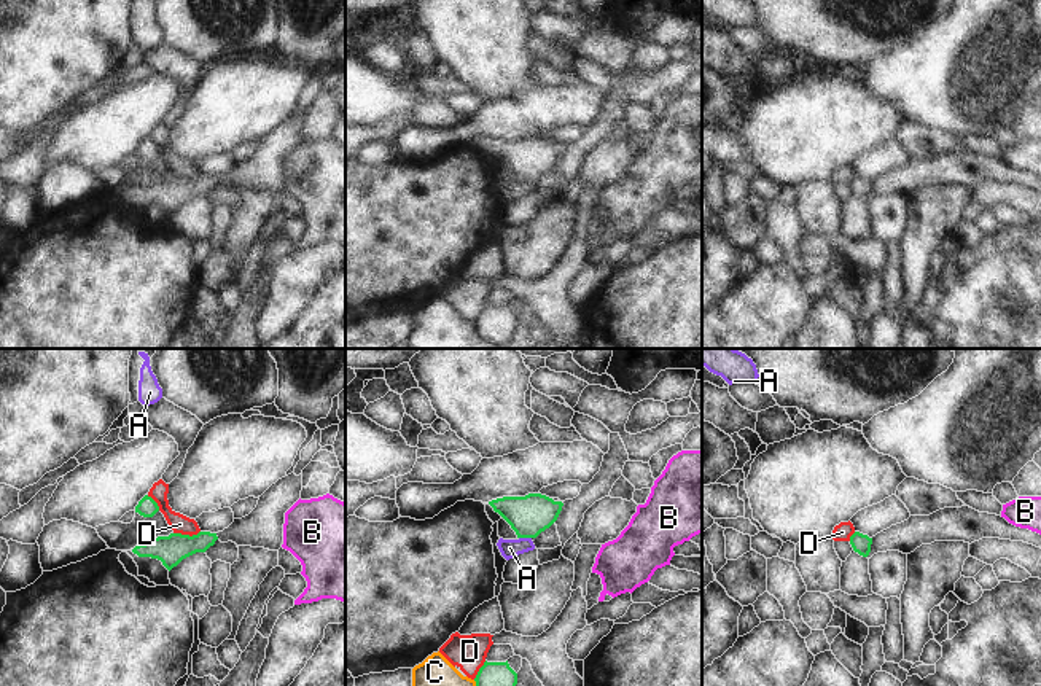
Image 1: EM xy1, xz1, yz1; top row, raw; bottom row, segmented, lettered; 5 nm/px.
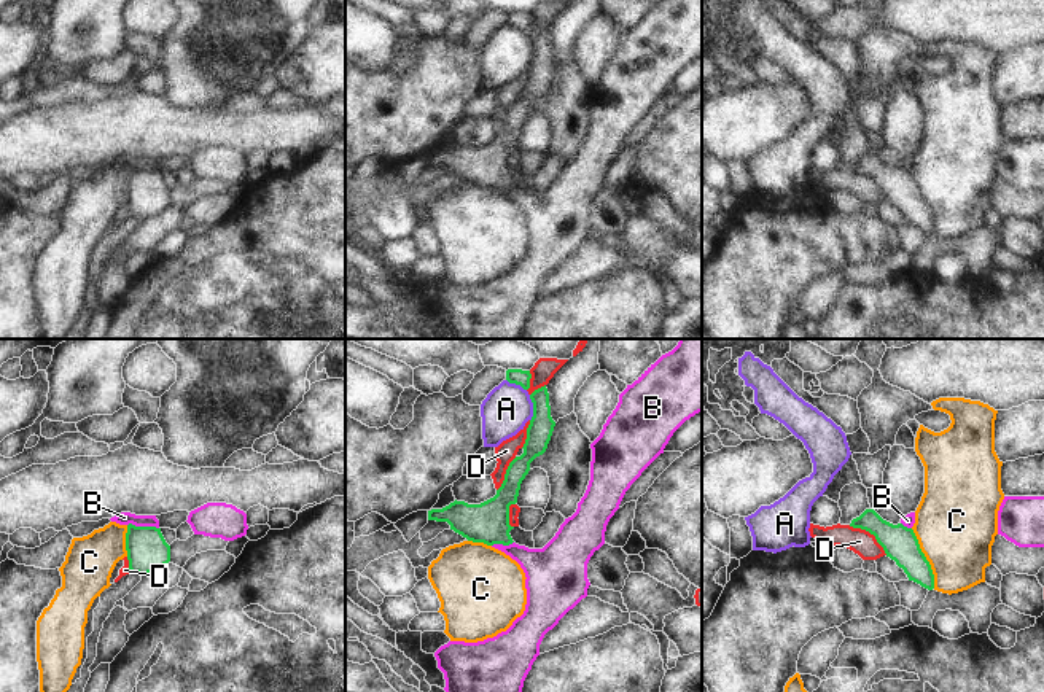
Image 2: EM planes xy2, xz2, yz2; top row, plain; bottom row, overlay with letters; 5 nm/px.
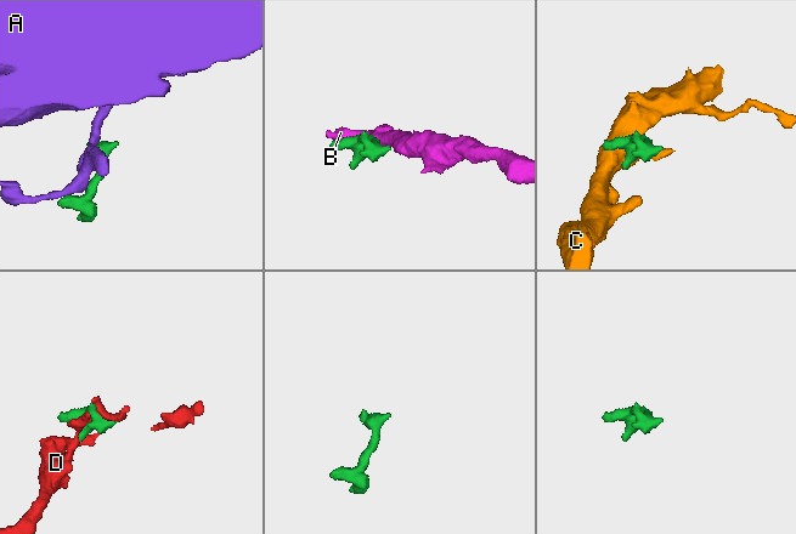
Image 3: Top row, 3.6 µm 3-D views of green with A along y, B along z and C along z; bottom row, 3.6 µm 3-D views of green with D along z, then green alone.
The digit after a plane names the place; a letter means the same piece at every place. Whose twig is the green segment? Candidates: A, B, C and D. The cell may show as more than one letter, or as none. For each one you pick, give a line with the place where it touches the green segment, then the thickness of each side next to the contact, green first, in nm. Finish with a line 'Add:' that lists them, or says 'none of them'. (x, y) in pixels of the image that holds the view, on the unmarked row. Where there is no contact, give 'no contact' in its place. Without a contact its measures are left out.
Add: none of them

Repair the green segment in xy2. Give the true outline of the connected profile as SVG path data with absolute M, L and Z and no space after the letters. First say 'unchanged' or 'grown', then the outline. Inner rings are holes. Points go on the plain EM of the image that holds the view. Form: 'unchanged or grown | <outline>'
unchanged | M127 169L126 194L130 216L142 220L159 213L170 205L170 189L161 172Z

